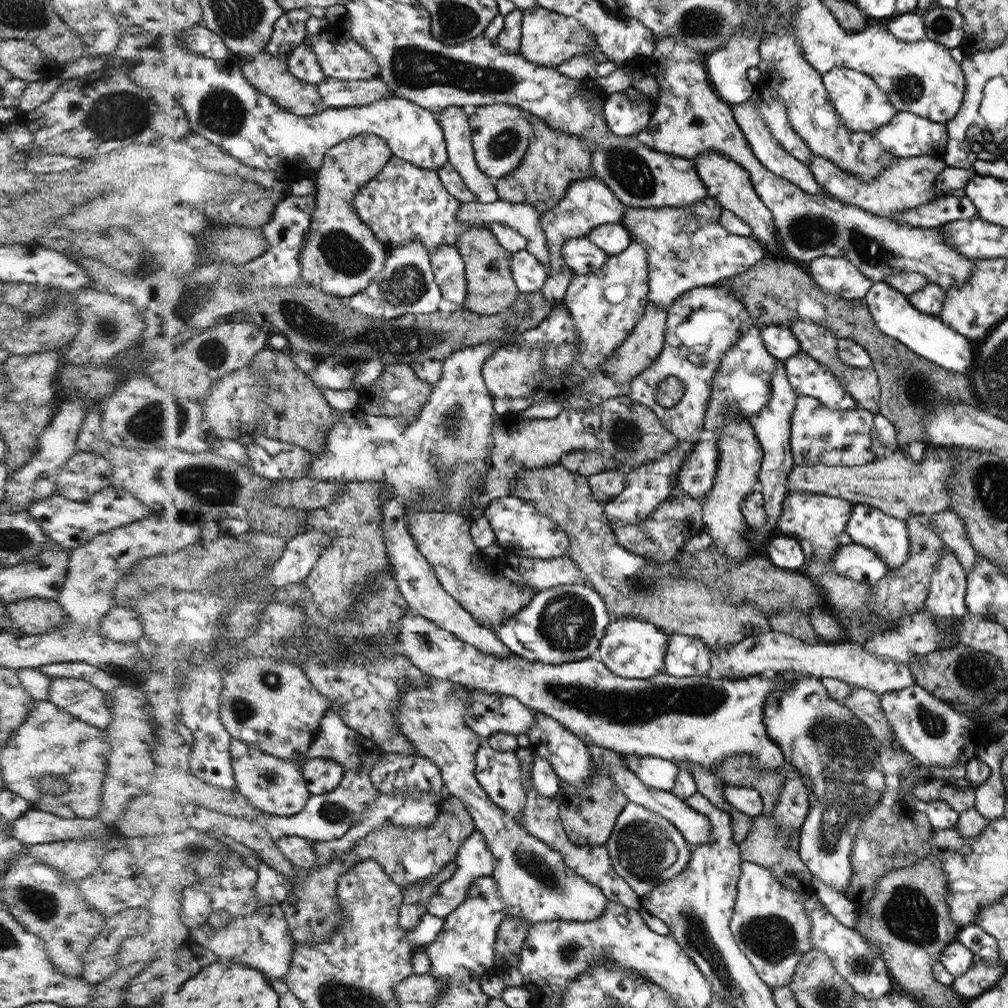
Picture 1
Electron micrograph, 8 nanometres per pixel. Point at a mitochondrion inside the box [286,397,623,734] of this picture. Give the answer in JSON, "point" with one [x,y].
{"point":[567,622]}

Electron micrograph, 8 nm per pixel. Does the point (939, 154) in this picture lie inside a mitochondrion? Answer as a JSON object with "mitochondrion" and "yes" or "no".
{"mitochondrion":"no"}

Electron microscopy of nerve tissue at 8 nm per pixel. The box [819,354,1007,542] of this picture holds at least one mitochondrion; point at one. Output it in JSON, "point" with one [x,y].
{"point":[913,393]}

